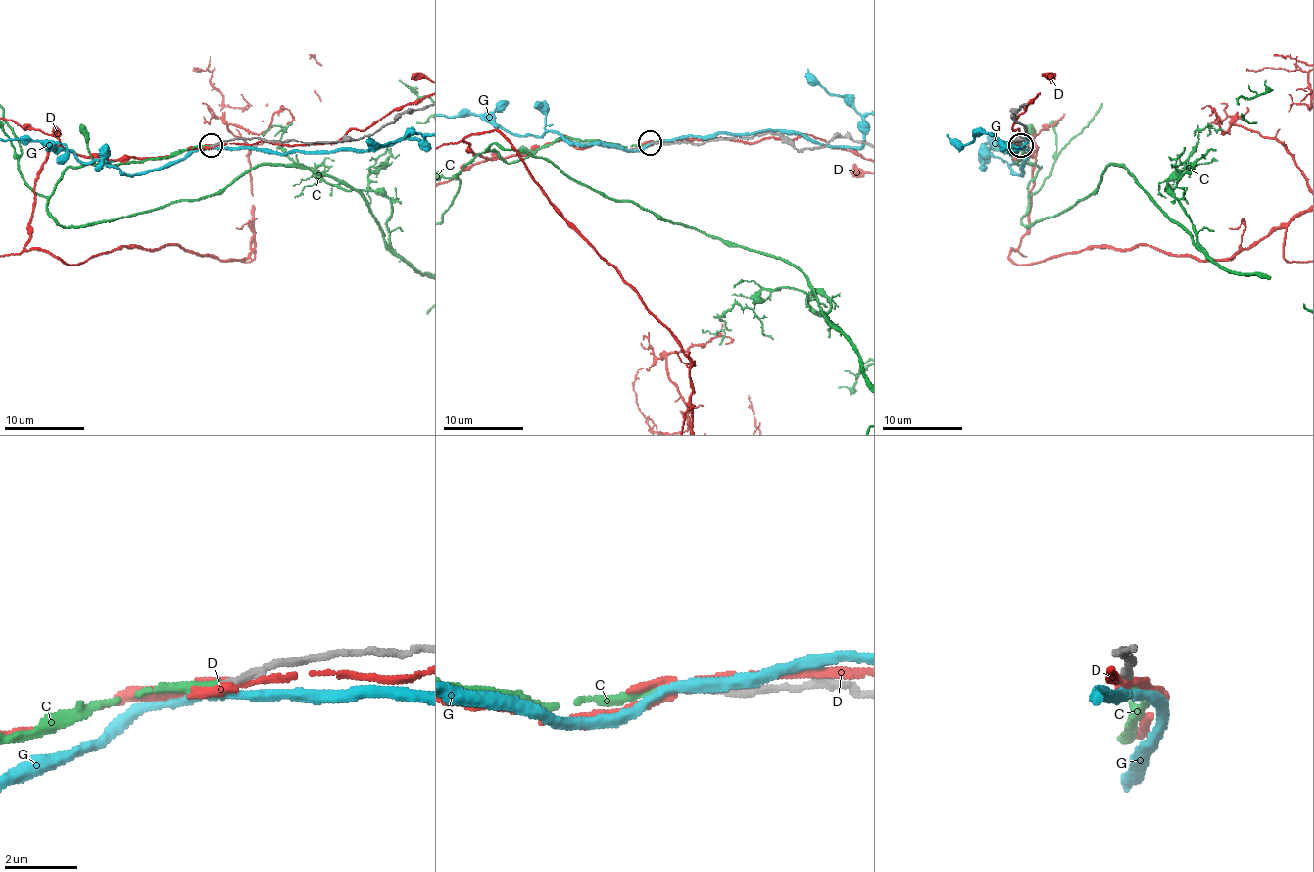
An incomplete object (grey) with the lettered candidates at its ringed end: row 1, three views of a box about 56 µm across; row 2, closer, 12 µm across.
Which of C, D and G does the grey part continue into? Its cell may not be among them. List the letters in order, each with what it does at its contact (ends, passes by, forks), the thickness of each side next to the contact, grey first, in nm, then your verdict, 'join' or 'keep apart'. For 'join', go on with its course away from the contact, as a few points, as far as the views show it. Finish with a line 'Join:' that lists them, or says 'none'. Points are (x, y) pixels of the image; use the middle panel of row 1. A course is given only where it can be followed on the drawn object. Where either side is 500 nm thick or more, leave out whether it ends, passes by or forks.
C: it ends | 190/240 nm | keep apart
D: it passes by | 240/200 nm | keep apart
G: it passes by | 220/260 nm | keep apart
Join: none

